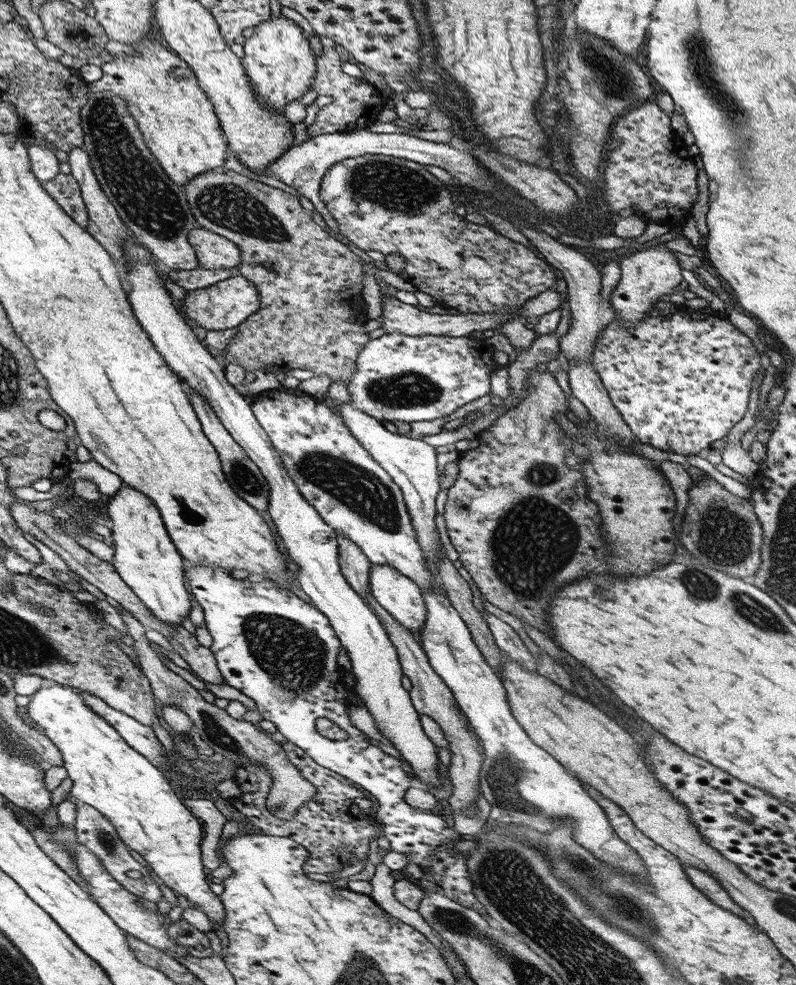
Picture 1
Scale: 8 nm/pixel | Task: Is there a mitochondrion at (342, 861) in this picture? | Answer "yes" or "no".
no

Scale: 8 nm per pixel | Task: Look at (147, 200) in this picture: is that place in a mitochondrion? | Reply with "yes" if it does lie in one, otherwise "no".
yes

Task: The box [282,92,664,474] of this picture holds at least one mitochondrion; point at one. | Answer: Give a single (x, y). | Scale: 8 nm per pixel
(398, 190)

